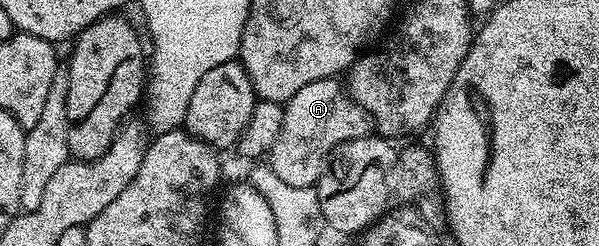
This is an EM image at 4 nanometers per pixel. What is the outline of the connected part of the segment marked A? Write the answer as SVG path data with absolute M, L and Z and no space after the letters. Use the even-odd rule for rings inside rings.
M336 78L317 79L317 83L301 87L283 105L281 135L277 135L277 143L271 148L269 168L289 187L312 187L328 168L330 153L332 156L340 145L355 137L368 136L372 129L370 116L352 101L351 94Z

